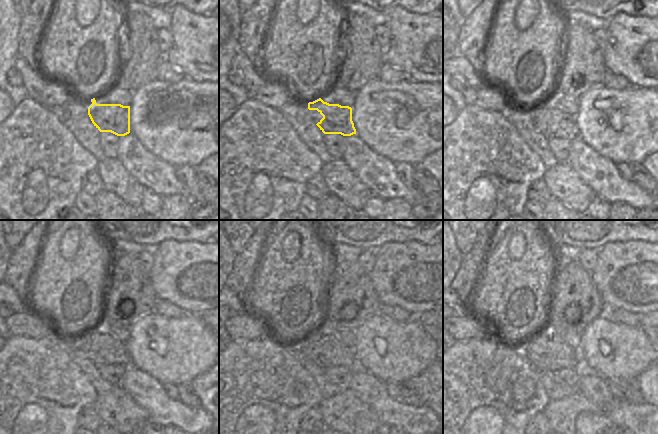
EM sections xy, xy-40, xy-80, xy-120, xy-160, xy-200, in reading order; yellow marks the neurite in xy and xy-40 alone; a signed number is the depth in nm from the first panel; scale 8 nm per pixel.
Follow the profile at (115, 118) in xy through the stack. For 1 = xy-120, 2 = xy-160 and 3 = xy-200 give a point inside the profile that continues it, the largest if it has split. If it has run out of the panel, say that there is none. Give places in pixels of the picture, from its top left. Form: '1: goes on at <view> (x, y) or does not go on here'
1: goes on at xy-120 (110, 350)
2: goes on at xy-160 (334, 353)
3: goes on at xy-200 (558, 353)

